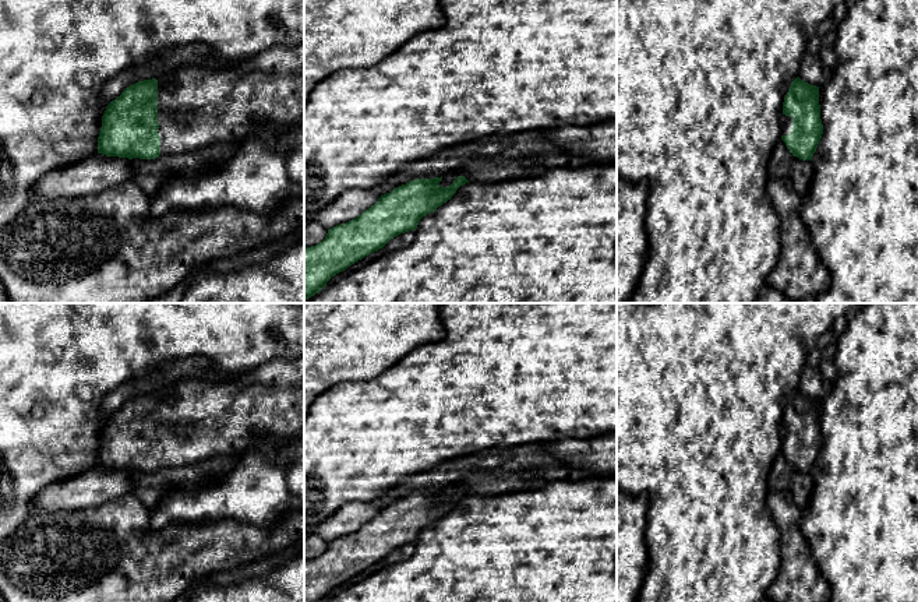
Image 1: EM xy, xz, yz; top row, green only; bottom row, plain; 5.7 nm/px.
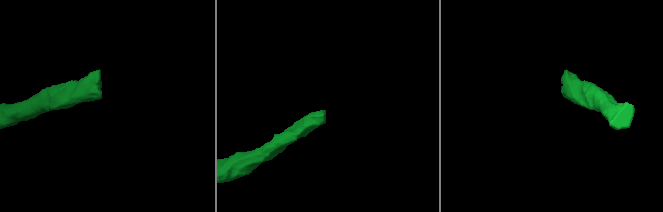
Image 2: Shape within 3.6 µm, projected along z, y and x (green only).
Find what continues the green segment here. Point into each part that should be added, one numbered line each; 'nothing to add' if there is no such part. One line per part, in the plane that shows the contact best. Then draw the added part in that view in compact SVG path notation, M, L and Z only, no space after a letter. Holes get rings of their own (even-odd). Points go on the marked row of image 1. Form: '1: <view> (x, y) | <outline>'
1: xy (198, 106) | M304 43L273 46L233 66L181 66L156 80L160 155L237 142L262 122L293 124L304 117Z

